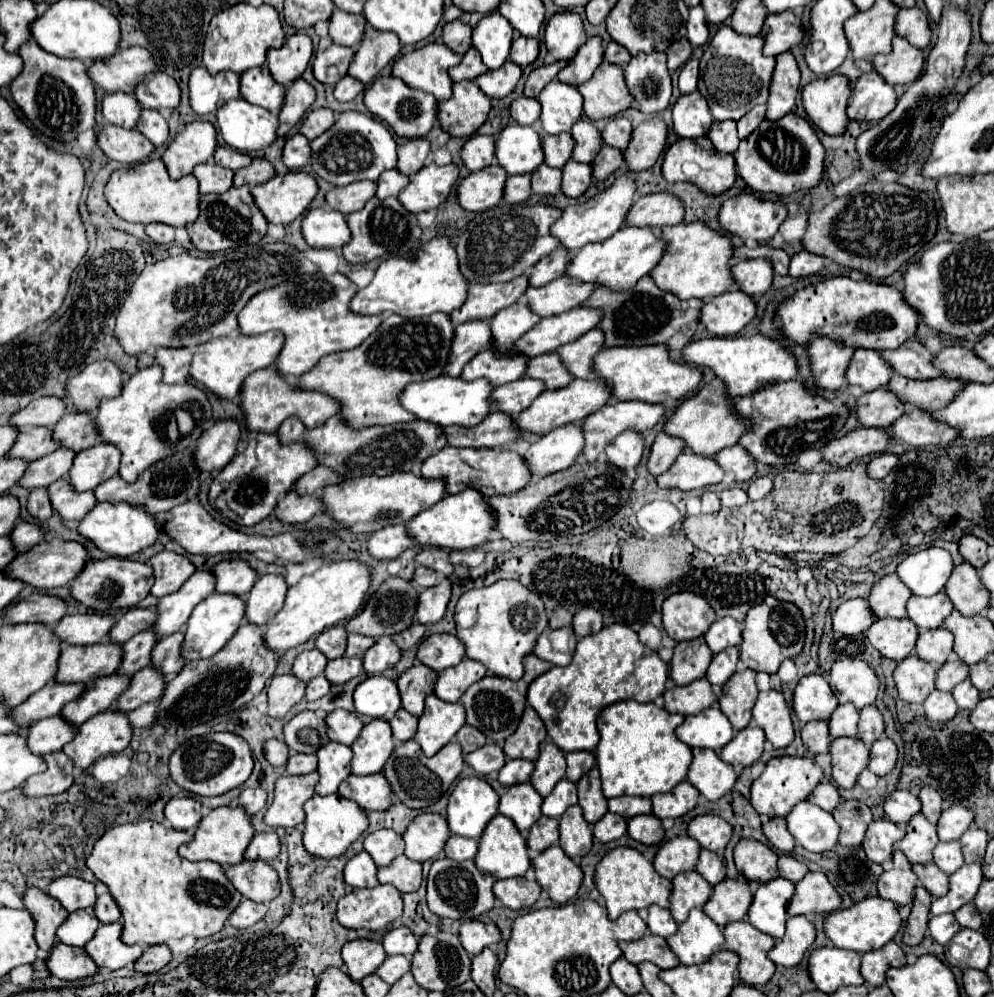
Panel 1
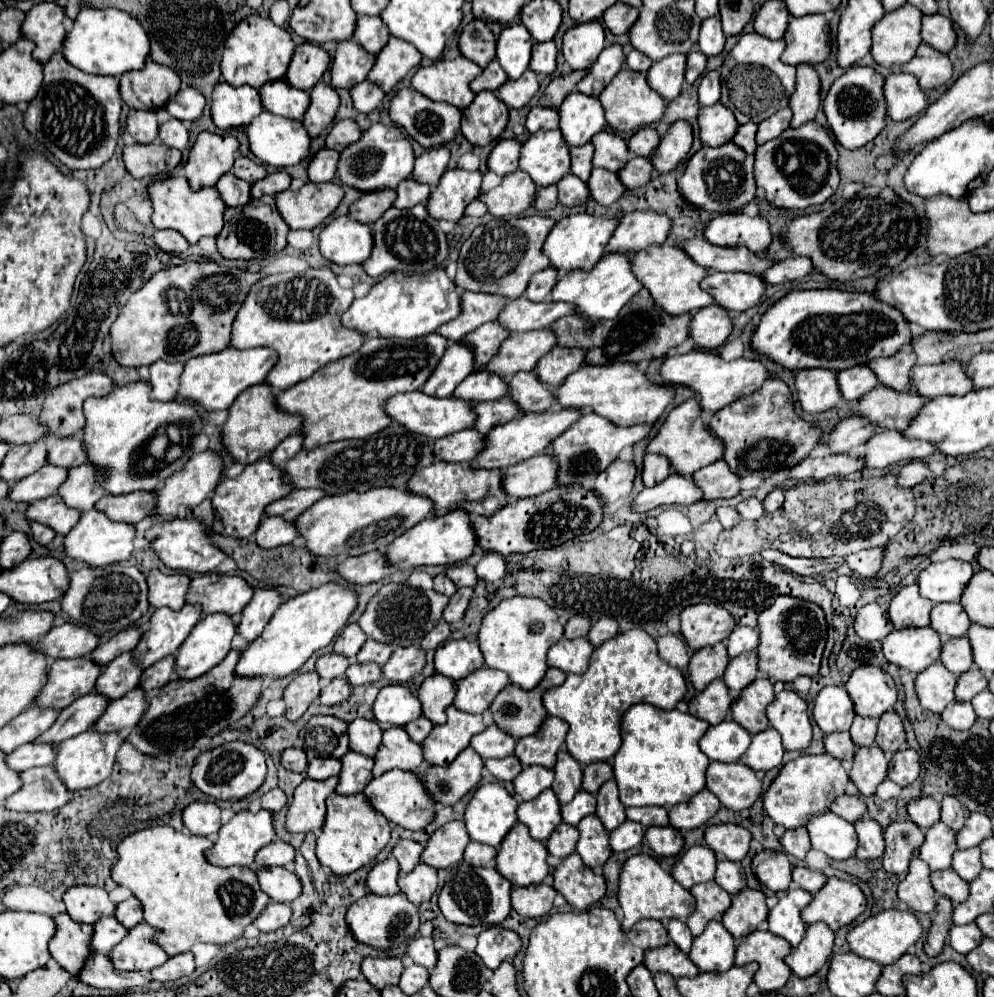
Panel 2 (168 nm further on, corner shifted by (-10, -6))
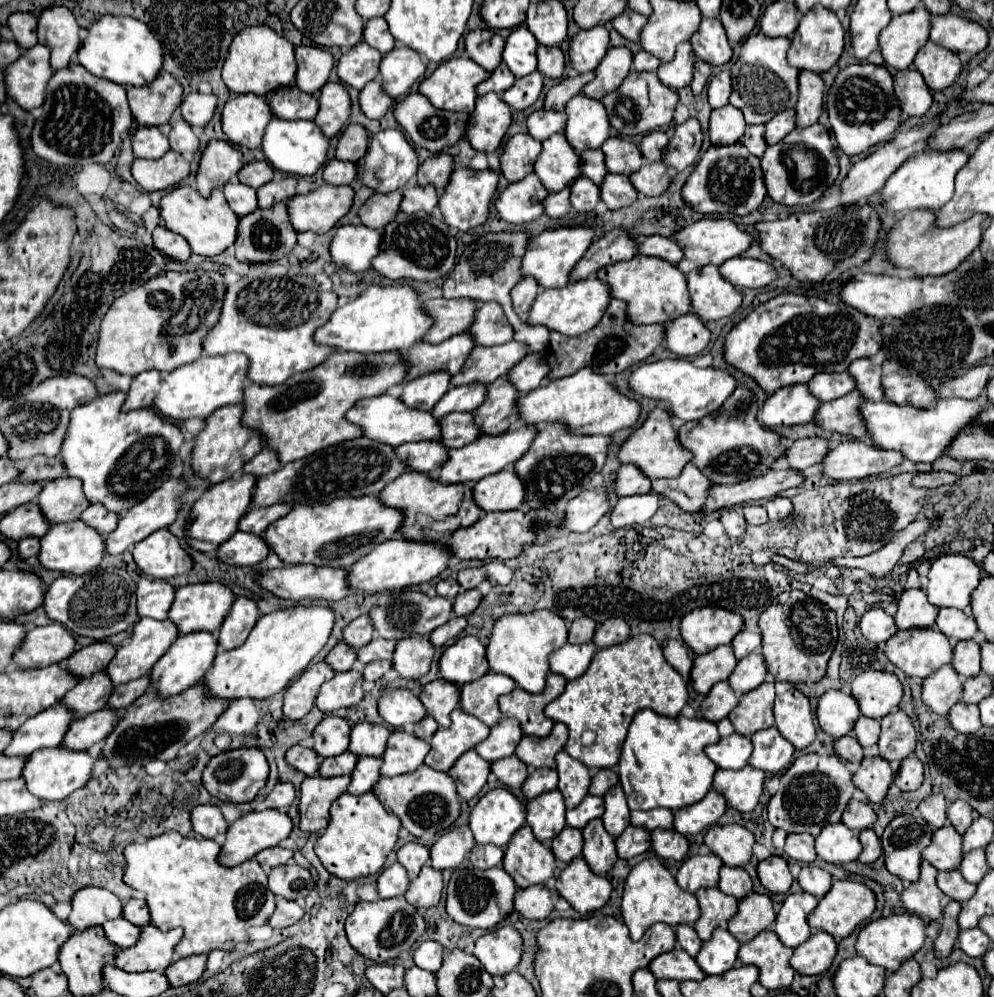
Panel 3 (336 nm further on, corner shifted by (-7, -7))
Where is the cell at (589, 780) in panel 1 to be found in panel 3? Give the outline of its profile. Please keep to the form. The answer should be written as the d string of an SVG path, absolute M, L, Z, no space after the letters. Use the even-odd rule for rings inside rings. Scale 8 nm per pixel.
M621 785L611 789L611 793L607 793L603 799L605 799L605 815L603 815L605 829L613 837L619 837L623 829L629 825L629 807Z

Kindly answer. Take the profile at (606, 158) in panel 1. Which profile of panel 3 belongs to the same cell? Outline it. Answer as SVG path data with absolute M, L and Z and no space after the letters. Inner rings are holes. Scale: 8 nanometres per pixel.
M661 161L661 163L649 163L643 165L643 169L635 171L631 177L631 183L635 185L635 189L643 195L661 195L669 189L671 185L671 175L669 175L669 167Z

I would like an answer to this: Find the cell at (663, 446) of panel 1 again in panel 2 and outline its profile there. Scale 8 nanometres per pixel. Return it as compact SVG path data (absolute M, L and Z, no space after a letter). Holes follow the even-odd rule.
M646 454L644 456L644 470L642 470L642 480L644 486L654 486L660 484L668 474L670 474L670 460L662 454Z

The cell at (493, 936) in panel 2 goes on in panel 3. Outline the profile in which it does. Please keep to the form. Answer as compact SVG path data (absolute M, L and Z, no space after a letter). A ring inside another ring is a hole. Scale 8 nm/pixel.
M497 927L477 939L473 955L491 975L511 973L523 955L523 939L515 927Z

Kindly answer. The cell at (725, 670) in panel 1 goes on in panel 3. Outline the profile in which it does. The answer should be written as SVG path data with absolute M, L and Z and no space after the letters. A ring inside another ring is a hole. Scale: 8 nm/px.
M751 653L737 663L735 671L729 677L729 685L735 689L735 693L743 695L759 687L765 681L767 673L769 671L765 665L765 657L761 653Z

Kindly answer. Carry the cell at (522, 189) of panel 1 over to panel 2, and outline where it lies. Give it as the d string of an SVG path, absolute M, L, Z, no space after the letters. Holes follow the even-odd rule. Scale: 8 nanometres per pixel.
M546 186L546 188L538 188L536 190L536 198L534 198L534 208L538 212L544 212L548 208L554 208L558 204L558 192L556 192L556 186Z

